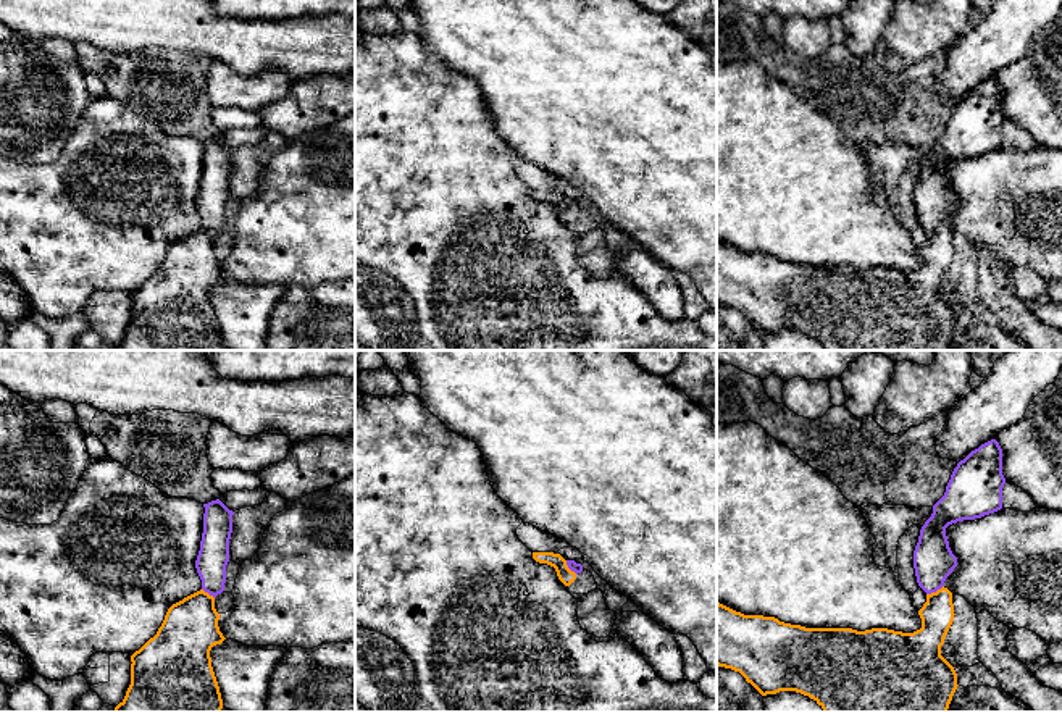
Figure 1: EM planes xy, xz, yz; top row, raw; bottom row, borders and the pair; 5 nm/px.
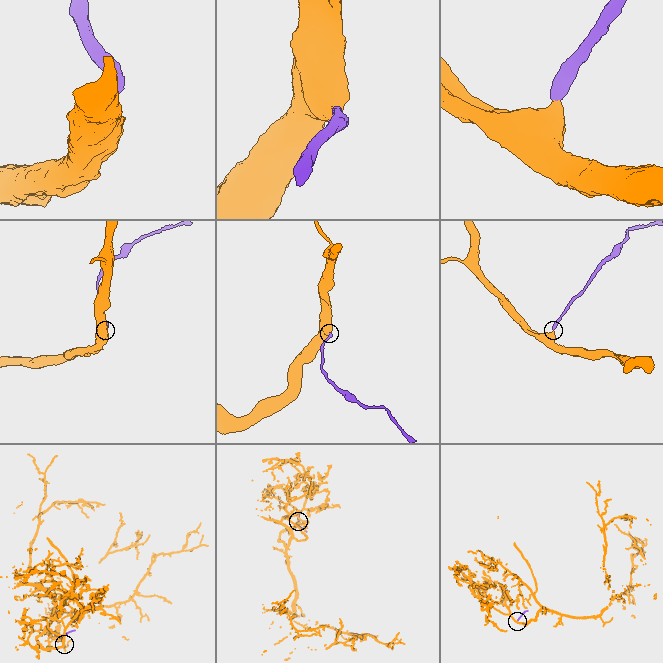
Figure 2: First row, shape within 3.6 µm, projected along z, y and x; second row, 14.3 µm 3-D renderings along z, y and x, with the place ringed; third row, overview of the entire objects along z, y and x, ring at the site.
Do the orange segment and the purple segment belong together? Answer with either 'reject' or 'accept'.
accept

